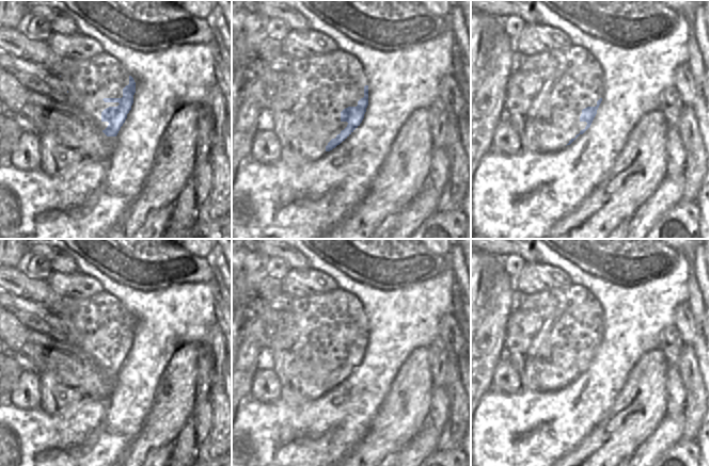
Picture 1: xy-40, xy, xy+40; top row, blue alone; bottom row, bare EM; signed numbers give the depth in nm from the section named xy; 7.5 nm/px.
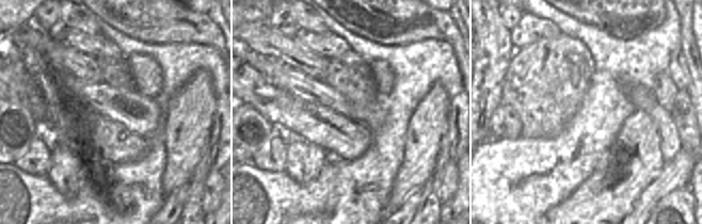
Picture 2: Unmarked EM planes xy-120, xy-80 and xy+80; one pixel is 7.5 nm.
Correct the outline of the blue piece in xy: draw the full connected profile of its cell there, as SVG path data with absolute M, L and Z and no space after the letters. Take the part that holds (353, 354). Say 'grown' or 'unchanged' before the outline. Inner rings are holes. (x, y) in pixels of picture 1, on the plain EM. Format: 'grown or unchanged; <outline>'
unchanged; M368 324L364 325L364 336L358 340L357 346L348 346L341 351L341 360L347 360L347 366L332 377L326 385L326 390L330 390L345 380L362 361L366 347L368 344Z

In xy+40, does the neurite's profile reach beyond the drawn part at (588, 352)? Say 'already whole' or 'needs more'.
already whole

